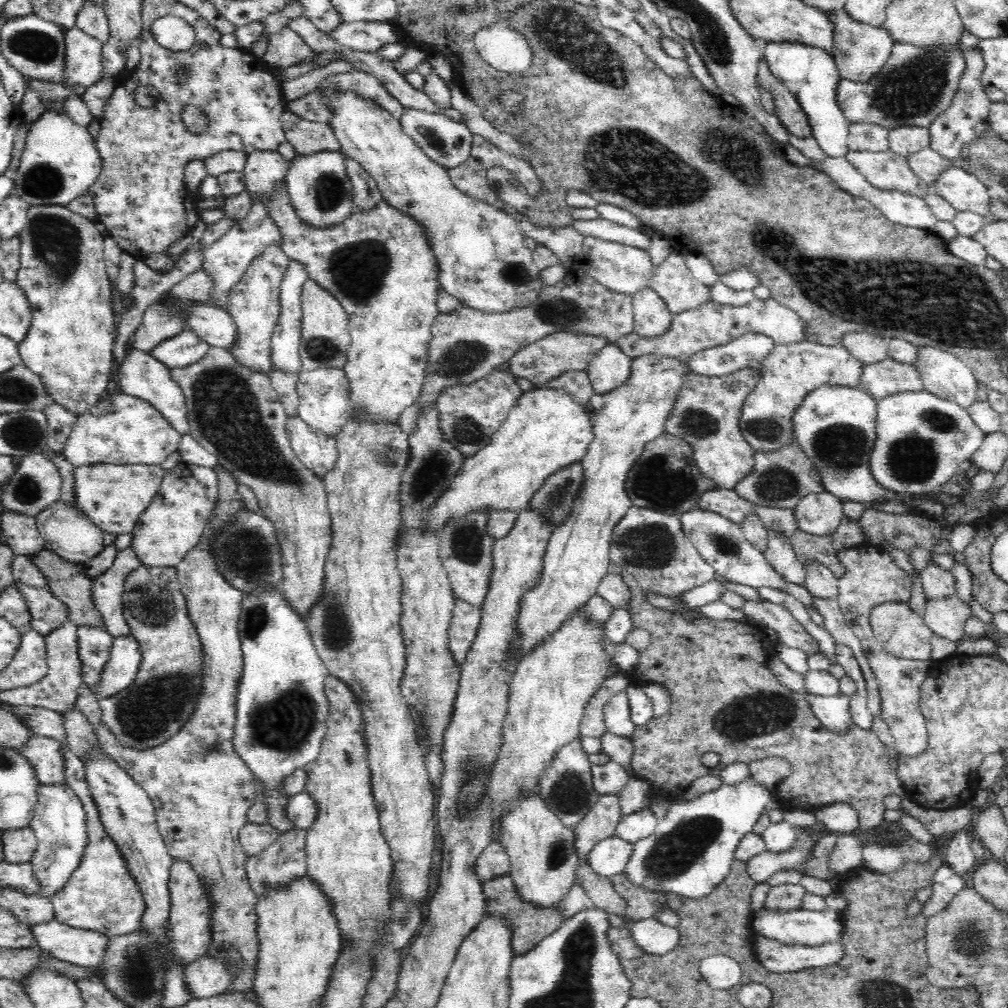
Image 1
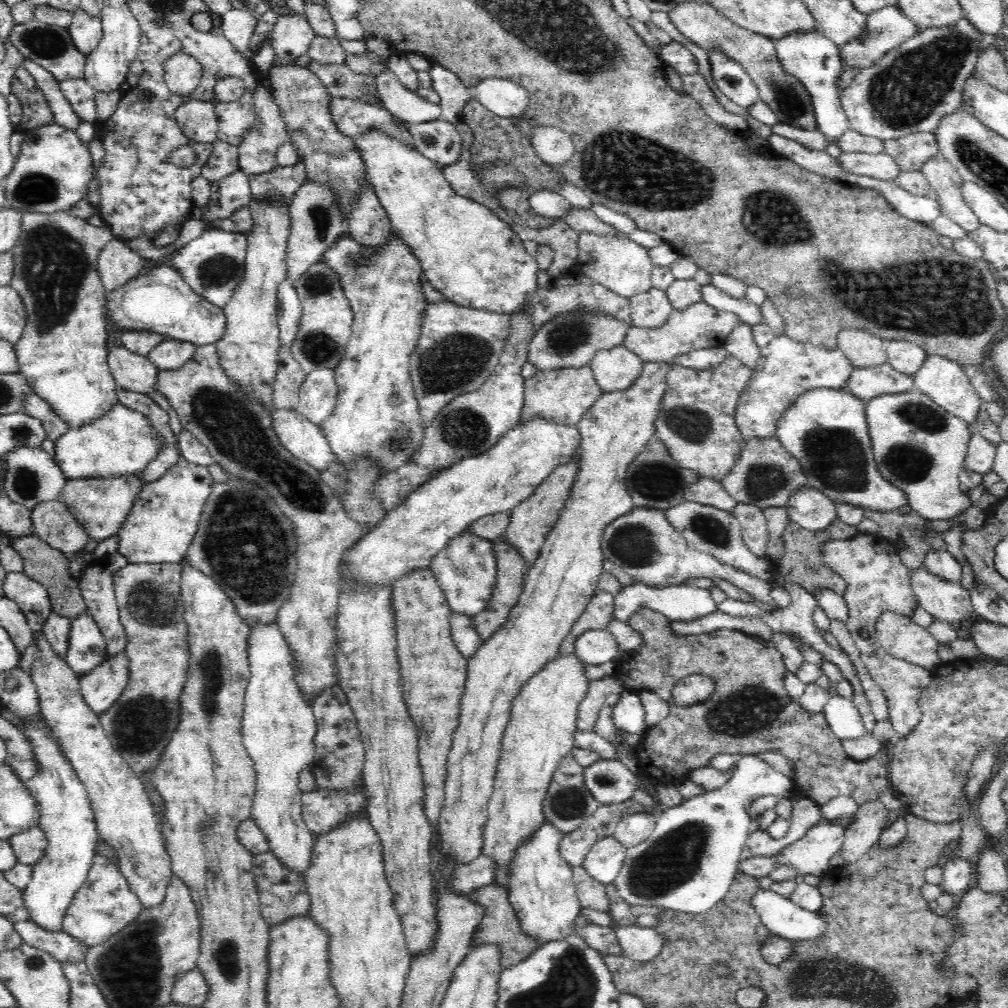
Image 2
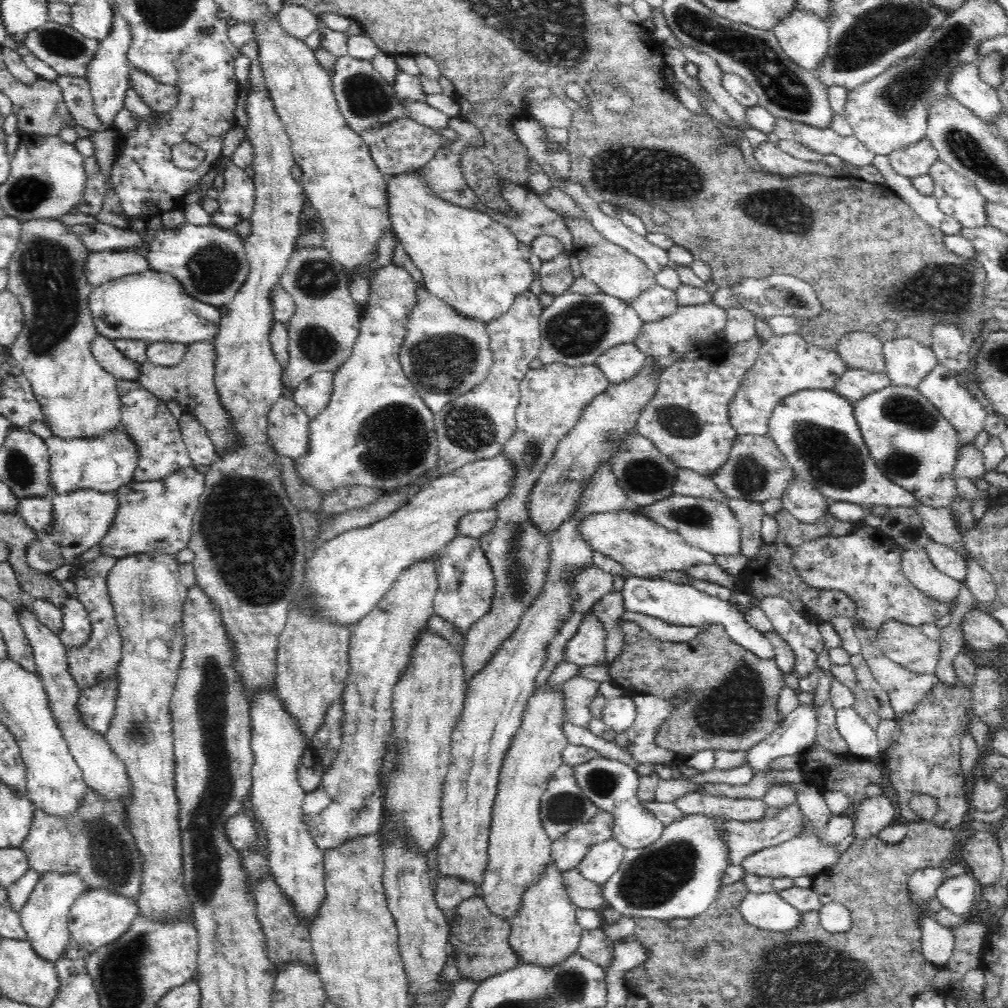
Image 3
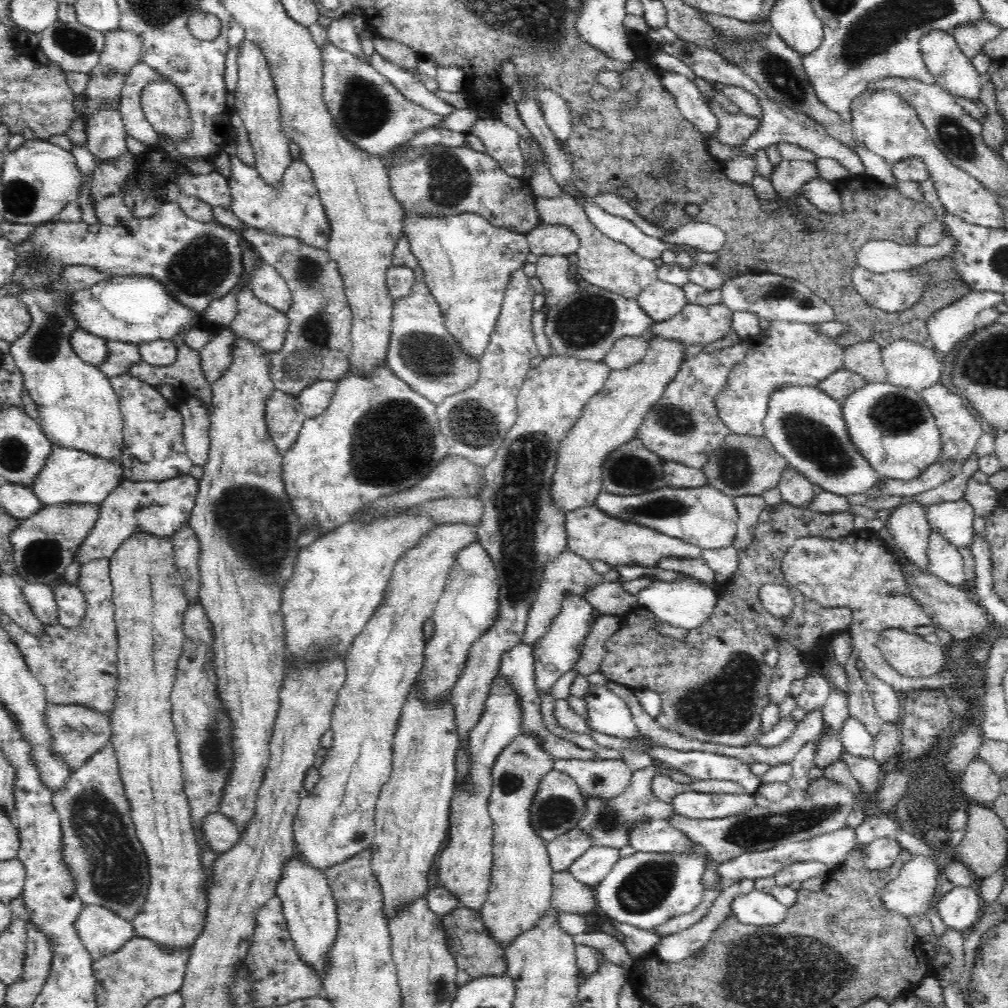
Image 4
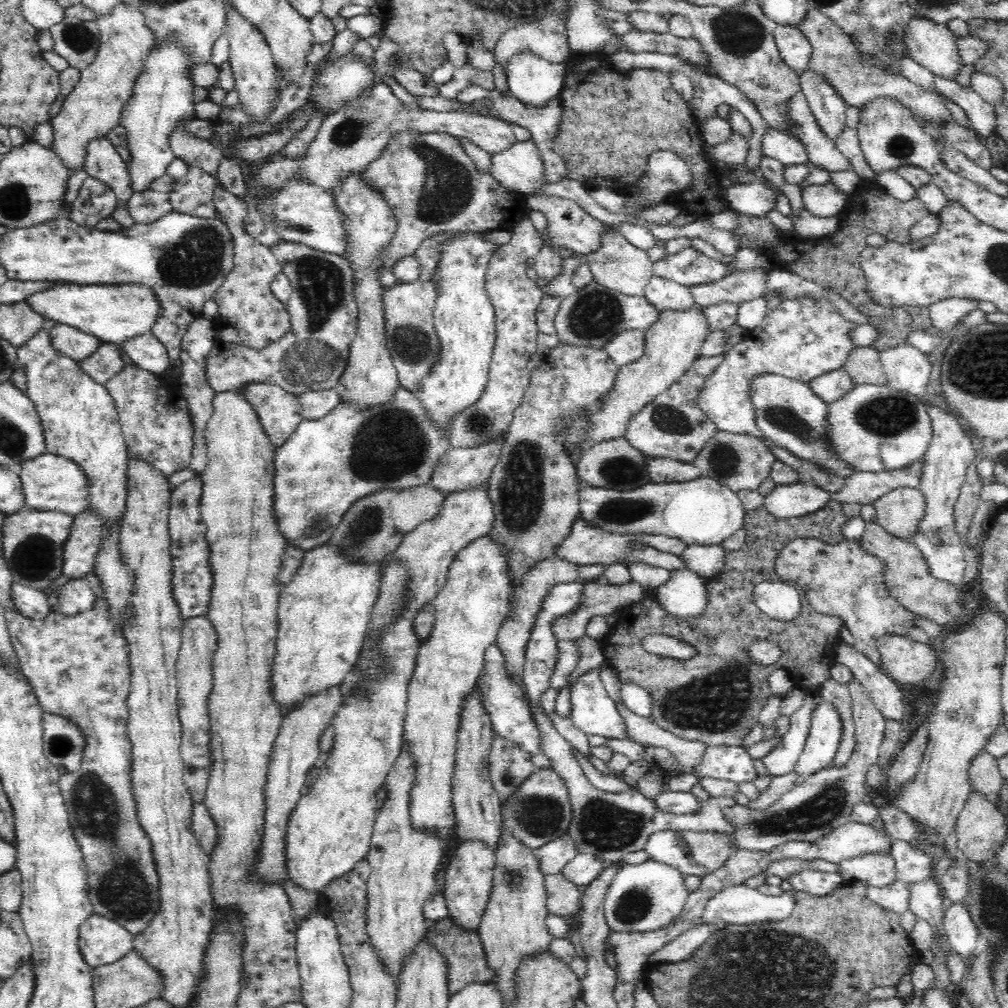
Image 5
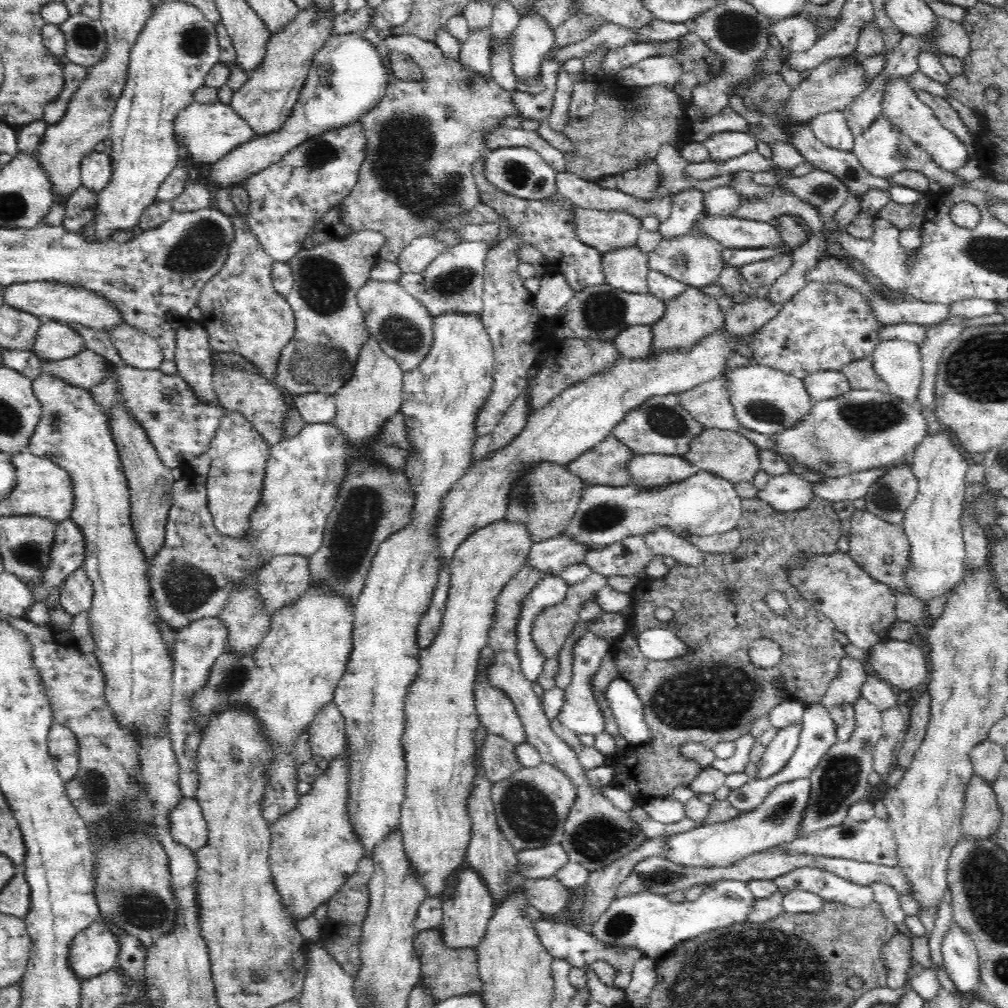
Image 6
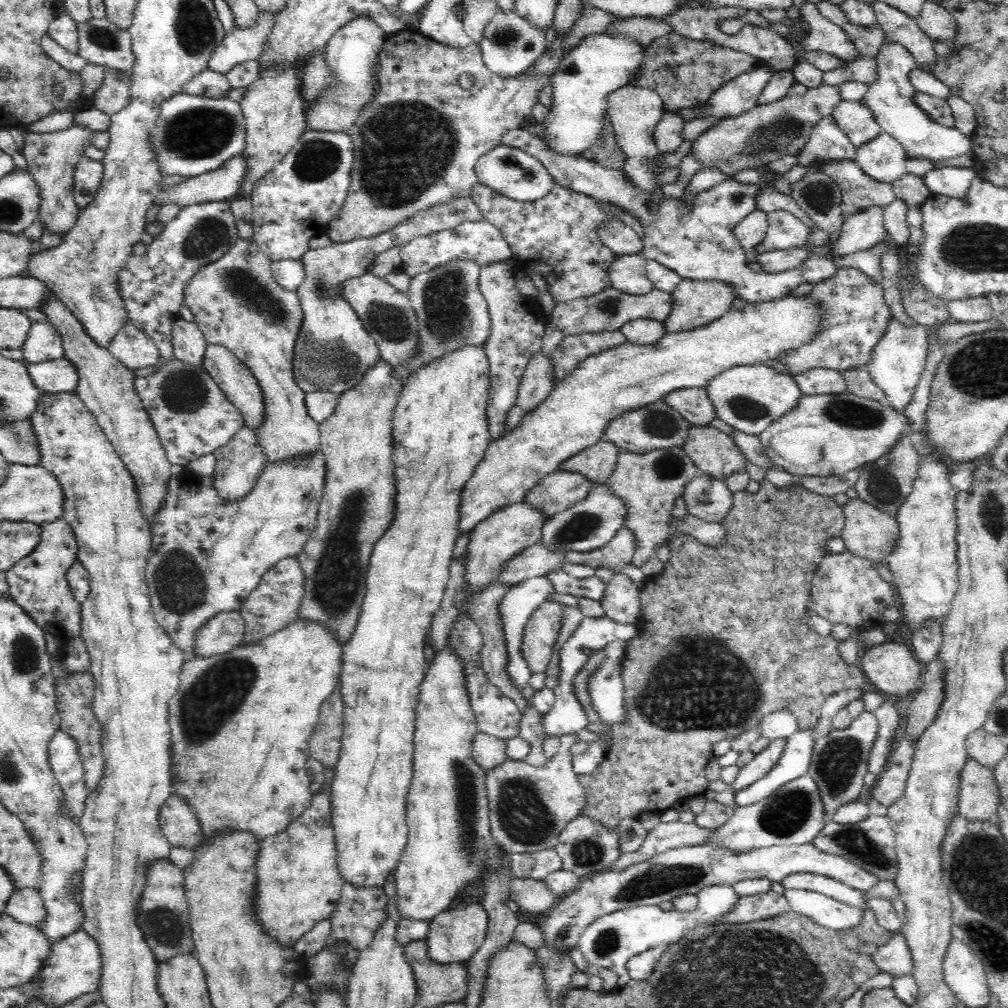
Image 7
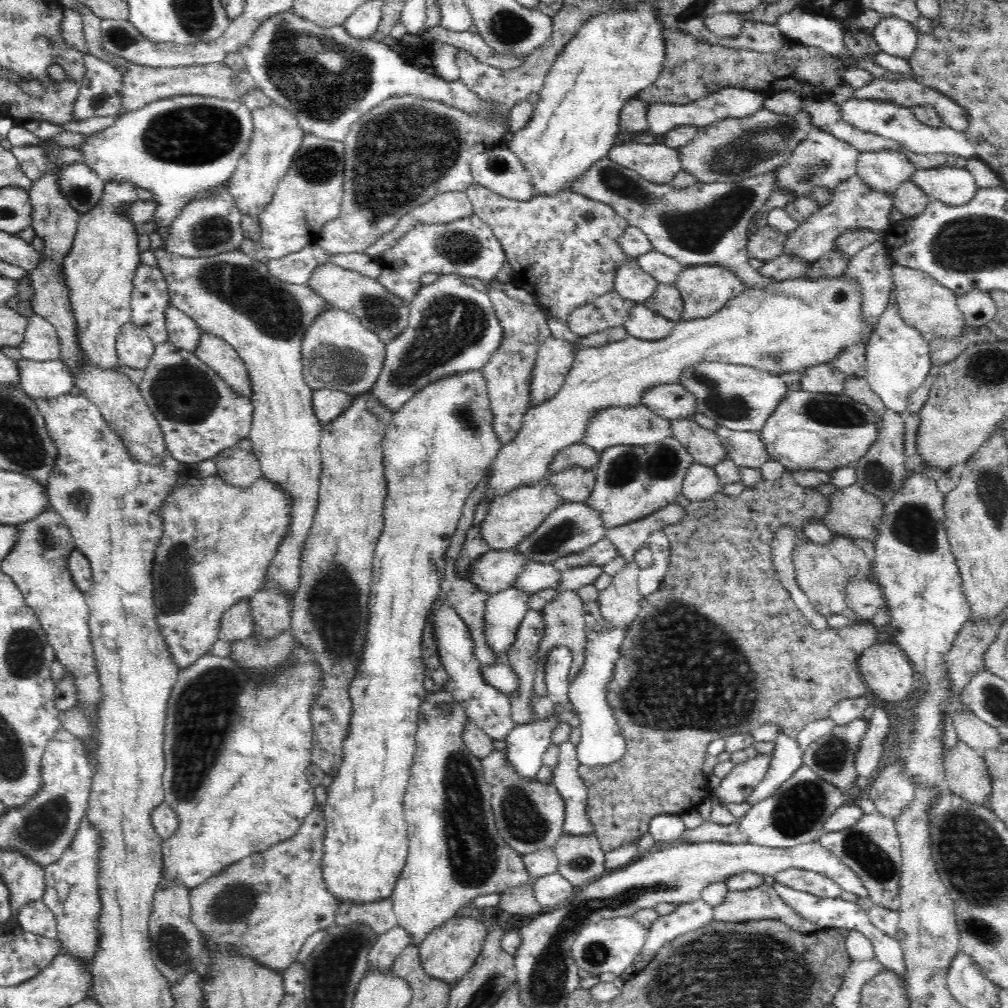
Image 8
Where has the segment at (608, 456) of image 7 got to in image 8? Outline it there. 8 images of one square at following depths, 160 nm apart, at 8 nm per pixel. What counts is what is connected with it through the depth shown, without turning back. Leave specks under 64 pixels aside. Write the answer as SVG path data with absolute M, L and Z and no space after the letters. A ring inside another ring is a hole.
M579 442L569 444L554 453L547 466L547 474L556 474L573 466L595 468L598 459L599 454L596 454L596 451L589 446Z

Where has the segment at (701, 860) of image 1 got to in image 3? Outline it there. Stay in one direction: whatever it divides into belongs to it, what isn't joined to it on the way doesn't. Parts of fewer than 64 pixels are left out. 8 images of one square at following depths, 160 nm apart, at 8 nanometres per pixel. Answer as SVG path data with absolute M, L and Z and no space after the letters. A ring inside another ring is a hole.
M813 704L798 706L785 716L768 738L747 751L746 764L750 764L760 776L770 770L774 758L806 754L814 746L816 731L817 714ZM687 816L684 821L673 822L664 828L660 840L652 846L640 849L625 849L625 853L616 874L601 887L603 900L613 912L628 918L651 918L660 922L677 918L694 919L712 904L717 892L722 887L720 876L728 864L727 848L720 840L716 822L726 819L714 819L704 816Z

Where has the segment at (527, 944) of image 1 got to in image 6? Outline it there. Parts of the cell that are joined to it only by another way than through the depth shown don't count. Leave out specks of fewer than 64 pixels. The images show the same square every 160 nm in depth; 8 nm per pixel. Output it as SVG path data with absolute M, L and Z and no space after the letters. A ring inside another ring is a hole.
M438 928L416 934L413 947L421 964L419 984L427 990L428 997L431 997L432 1001L437 1003L452 996L479 994L481 980L477 967L477 952L474 948L460 950L446 948Z

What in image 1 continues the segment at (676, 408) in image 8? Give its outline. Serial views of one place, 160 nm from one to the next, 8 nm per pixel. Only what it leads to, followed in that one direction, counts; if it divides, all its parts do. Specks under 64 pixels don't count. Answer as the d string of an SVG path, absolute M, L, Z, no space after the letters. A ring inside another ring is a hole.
M804 340L775 344L761 360L756 386L742 407L739 427L746 442L754 451L772 450L791 443L794 441L791 418L804 398L824 386L858 388L863 366L841 344L824 346Z

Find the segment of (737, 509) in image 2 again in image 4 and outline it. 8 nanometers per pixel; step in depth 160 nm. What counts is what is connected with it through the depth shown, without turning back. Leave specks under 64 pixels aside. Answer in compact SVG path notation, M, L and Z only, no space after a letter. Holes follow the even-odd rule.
M762 495L736 496L734 502L739 518L736 536L731 545L737 550L742 550L752 542L753 532L756 530L760 514L768 509L769 505L766 504Z

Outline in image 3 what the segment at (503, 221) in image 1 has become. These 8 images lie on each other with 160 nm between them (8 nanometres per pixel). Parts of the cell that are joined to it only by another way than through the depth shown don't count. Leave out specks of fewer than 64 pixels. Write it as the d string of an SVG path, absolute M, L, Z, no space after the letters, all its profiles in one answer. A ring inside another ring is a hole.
M416 172L388 176L388 214L394 227L394 238L400 240L412 263L421 271L425 288L451 306L457 314L476 323L488 325L507 314L518 294L530 288L535 274L530 264L531 247L520 242L510 229L496 222L488 212L460 208L441 201L420 183Z

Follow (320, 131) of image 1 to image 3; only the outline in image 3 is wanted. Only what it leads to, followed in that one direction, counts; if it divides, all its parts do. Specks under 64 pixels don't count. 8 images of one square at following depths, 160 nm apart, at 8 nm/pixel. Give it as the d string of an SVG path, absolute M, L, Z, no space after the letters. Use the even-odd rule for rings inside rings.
M388 264L380 268L370 284L369 301L363 310L360 335L350 358L333 373L333 392L328 406L309 422L307 453L293 459L295 471L304 485L317 490L325 499L344 486L363 486L367 489L394 492L395 489L416 483L420 476L435 469L440 460L438 435L430 407L418 395L408 380L397 350L405 334L405 320L416 302L417 283L401 267Z

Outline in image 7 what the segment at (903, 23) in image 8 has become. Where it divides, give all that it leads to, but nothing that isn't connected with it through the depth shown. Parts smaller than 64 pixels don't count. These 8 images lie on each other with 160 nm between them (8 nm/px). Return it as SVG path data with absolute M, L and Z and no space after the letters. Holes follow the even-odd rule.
M885 37L884 42L879 48L880 52L877 55L878 80L867 88L864 98L861 103L872 113L873 120L881 126L884 133L888 133L892 138L895 138L908 151L912 157L927 158L932 161L962 156L971 152L971 137L960 132L956 127L946 127L937 123L929 117L928 113L921 109L915 101L915 88L909 79L911 70L917 67L916 58L907 50L907 46L902 45L898 41Z

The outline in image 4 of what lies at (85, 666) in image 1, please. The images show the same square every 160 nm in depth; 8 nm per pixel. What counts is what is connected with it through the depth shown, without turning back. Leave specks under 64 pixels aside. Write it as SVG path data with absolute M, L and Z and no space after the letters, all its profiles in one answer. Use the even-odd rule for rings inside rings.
M66 583L52 589L59 610L58 623L68 628L78 626L87 608L82 591Z

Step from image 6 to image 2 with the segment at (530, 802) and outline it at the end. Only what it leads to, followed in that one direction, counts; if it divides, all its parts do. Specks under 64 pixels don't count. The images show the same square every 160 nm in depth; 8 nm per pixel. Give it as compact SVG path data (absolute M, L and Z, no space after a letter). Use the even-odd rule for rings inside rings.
M569 753L560 762L559 768L556 770L554 779L546 793L546 798L543 802L545 820L560 834L567 835L570 832L574 832L582 822L588 819L588 816L593 816L601 806L586 788L584 770L585 768L577 764L572 758L572 754Z

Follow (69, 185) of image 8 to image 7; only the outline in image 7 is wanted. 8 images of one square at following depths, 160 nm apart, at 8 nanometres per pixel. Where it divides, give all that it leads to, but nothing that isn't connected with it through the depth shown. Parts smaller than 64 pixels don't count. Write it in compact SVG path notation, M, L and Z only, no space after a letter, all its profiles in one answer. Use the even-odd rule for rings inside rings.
M83 156L76 165L72 187L75 203L81 209L92 204L102 179L102 161L90 160Z

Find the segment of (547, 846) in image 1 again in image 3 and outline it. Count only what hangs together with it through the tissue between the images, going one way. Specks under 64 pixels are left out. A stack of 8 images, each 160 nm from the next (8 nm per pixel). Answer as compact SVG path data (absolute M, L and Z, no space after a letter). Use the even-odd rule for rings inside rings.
M553 862L548 864L547 876L540 885L534 886L524 894L522 910L512 918L509 934L510 948L516 953L520 963L542 968L554 968L576 954L583 930L576 922L574 906L566 896L561 874Z

